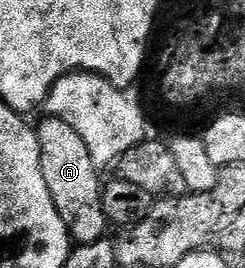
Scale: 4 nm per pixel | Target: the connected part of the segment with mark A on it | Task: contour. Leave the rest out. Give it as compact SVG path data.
M47 115L43 119L36 124L36 131L40 142L40 170L44 170L48 194L52 194L52 202L56 202L56 210L60 218L64 218L64 226L75 245L101 240L107 235L108 221L102 205L100 180L98 184L100 168L72 126L54 116Z

